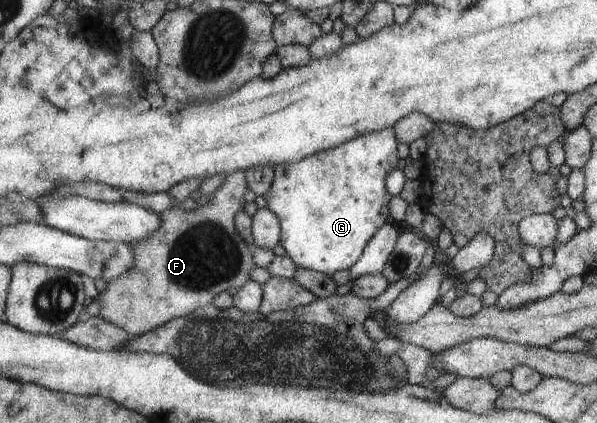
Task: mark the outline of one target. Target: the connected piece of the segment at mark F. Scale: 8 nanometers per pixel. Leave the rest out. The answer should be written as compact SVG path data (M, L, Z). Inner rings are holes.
M240 170L239 173L234 173L226 177L226 180L221 184L221 186L209 195L211 201L209 201L206 205L200 206L196 208L196 210L187 210L174 206L174 208L170 208L170 210L167 210L164 214L162 214L164 216L164 224L160 226L160 229L156 230L152 236L148 236L148 238L140 240L140 242L131 243L132 250L135 253L135 264L132 265L131 270L128 273L120 274L119 277L114 278L114 280L108 284L106 291L101 292L98 296L98 300L101 304L100 314L106 320L110 320L112 324L116 324L116 326L120 326L120 328L127 330L130 336L136 337L140 336L140 334L147 333L150 330L154 330L155 328L158 328L158 326L162 326L174 318L194 313L196 309L202 308L214 301L216 296L218 296L221 292L230 290L230 288L242 288L247 281L250 281L250 272L252 272L252 268L256 266L254 258L252 257L253 247L251 247L243 238L243 235L239 233L238 226L236 226L235 222L236 215L242 211L245 204L244 194L247 189L248 183L246 171Z

